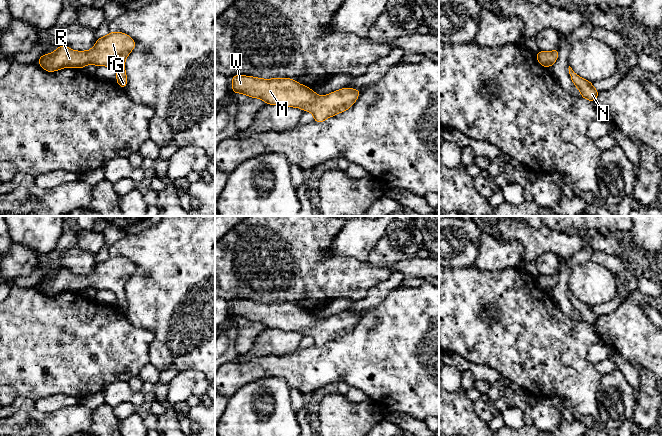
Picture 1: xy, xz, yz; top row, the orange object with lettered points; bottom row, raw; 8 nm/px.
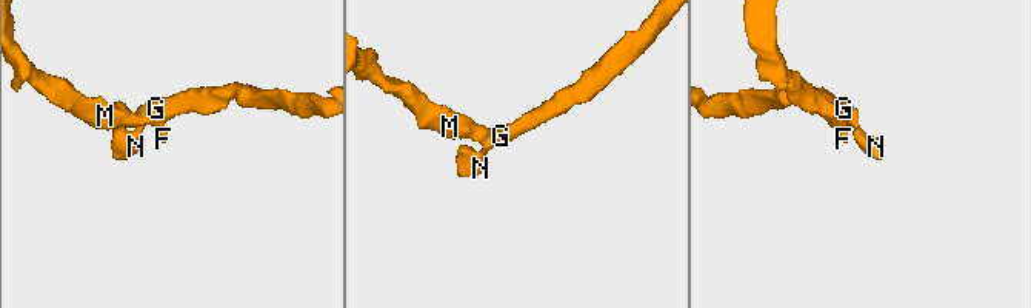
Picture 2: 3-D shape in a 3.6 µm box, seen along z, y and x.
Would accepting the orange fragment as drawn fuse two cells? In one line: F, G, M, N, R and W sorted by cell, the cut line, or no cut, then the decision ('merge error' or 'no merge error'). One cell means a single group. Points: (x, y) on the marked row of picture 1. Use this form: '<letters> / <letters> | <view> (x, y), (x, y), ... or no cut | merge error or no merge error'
F G M N R W | no cut | no merge error

